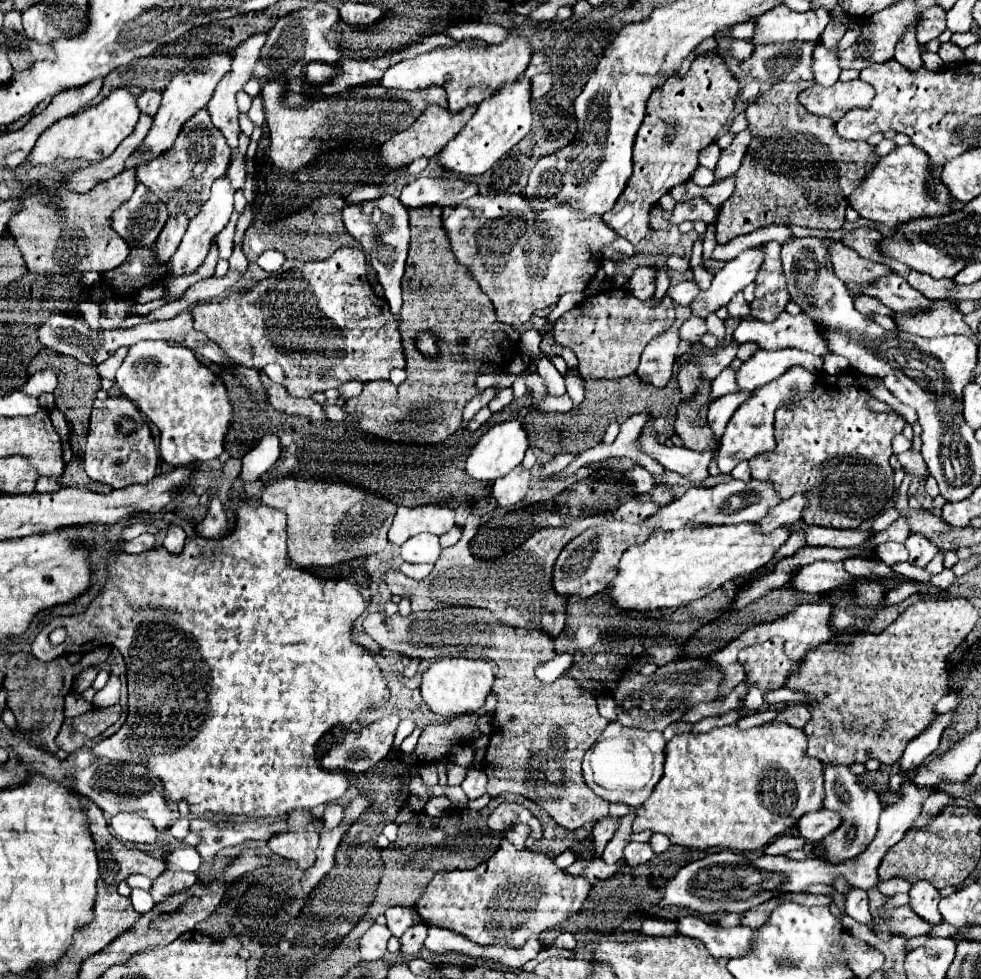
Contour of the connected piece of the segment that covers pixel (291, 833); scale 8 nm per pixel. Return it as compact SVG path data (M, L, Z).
M294 809L288 813L288 827L270 837L268 847L274 855L292 859L300 869L314 865L314 851L318 847L318 833L322 823L308 809Z

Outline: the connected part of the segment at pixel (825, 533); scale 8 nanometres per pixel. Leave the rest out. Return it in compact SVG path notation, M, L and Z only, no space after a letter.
M802 519L796 521L796 523L786 523L784 527L790 533L804 531L806 545L812 545L812 547L854 547L854 545L860 545L864 539L870 537L868 531L818 527L818 525L808 525Z

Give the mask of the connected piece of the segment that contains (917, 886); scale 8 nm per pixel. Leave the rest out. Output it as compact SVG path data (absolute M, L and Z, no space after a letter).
M914 883L910 893L910 909L920 917L926 919L932 925L938 925L942 921L942 915L938 911L938 903L940 903L940 891L932 887L932 883Z

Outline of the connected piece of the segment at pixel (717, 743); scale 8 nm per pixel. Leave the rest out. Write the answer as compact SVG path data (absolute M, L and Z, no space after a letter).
M764 723L760 727L742 731L734 725L722 727L722 729L712 729L710 733L704 735L692 735L692 733L682 733L676 735L668 745L666 745L666 765L664 765L664 777L658 783L658 787L654 787L650 799L646 803L642 803L642 807L636 809L636 819L634 819L634 831L646 831L650 829L652 833L662 833L670 839L670 843L674 845L682 845L682 847L692 847L692 849L710 849L710 847L722 847L722 849L732 849L732 851L758 851L764 845L772 843L776 837L784 835L788 829L796 827L800 817L804 813L810 811L820 811L824 805L824 777L822 777L824 765L818 759L812 759L810 755L806 755L806 735L802 729L790 727L788 723Z

